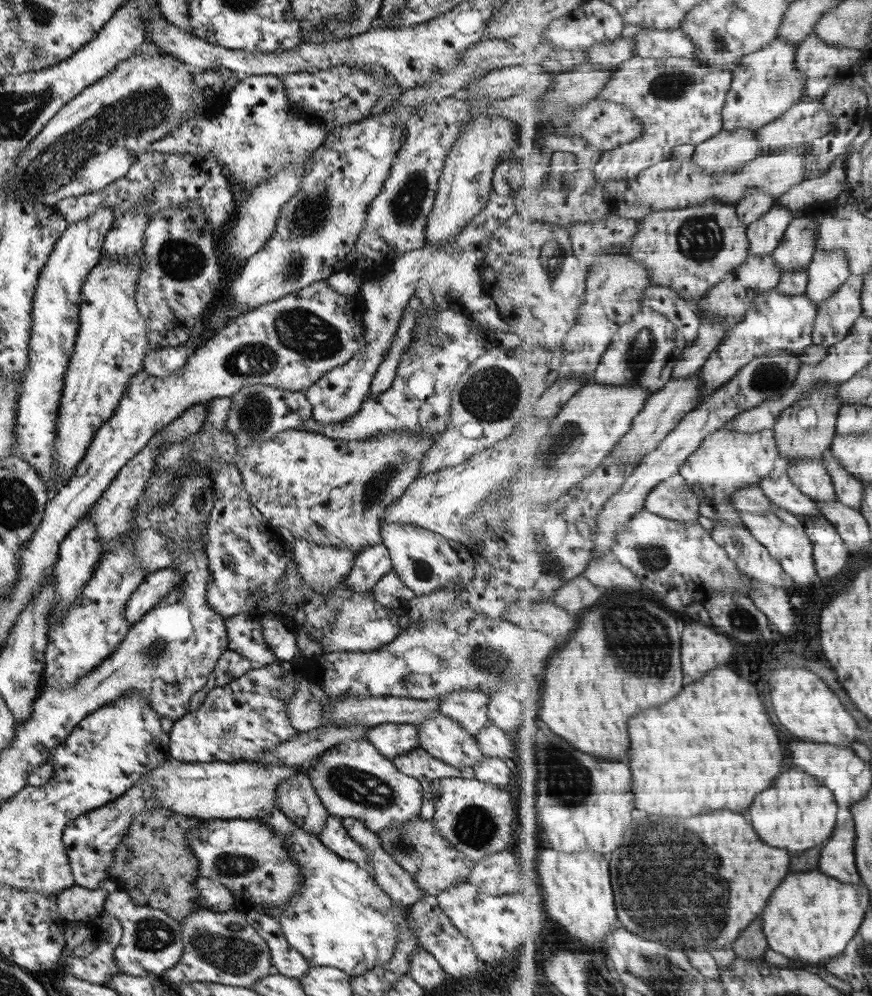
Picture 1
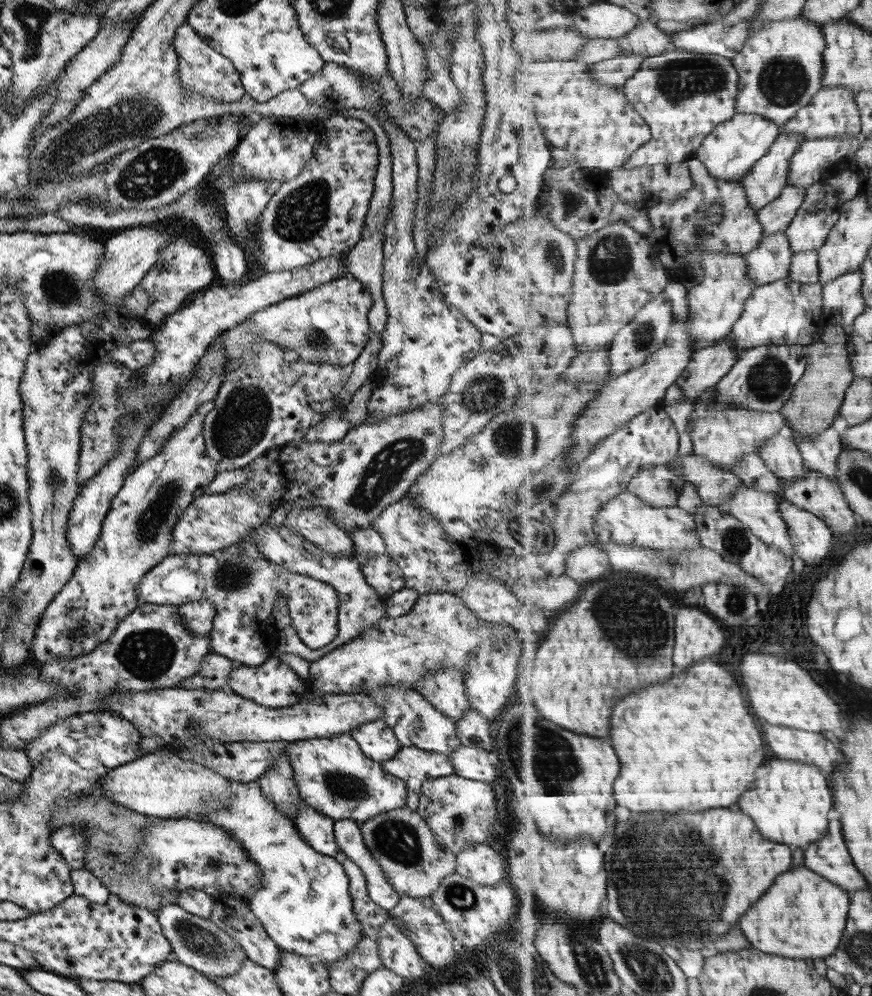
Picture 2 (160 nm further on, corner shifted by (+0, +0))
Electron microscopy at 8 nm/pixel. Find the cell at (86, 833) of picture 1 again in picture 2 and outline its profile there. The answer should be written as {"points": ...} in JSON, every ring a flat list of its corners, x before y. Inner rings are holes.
{"points":[[63,826,51,830,48,843,63,857,70,870,82,868,88,842,80,826]]}

